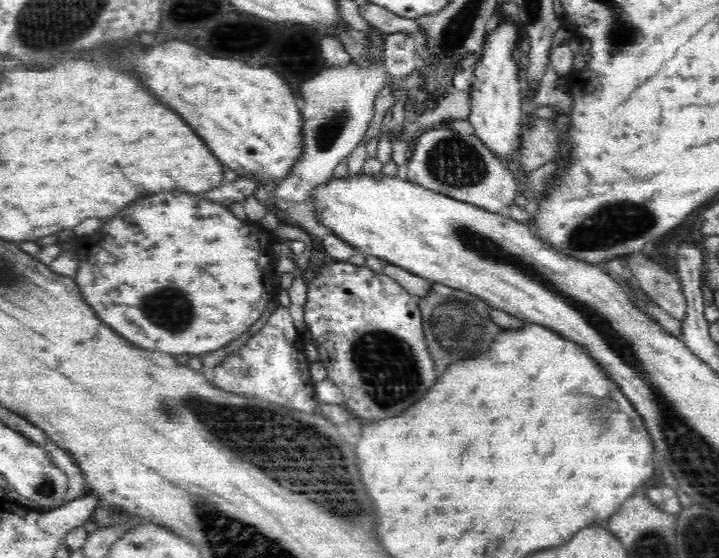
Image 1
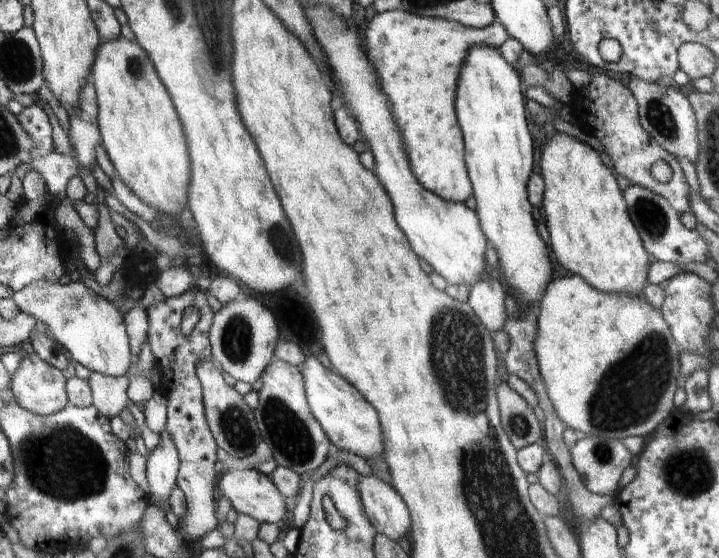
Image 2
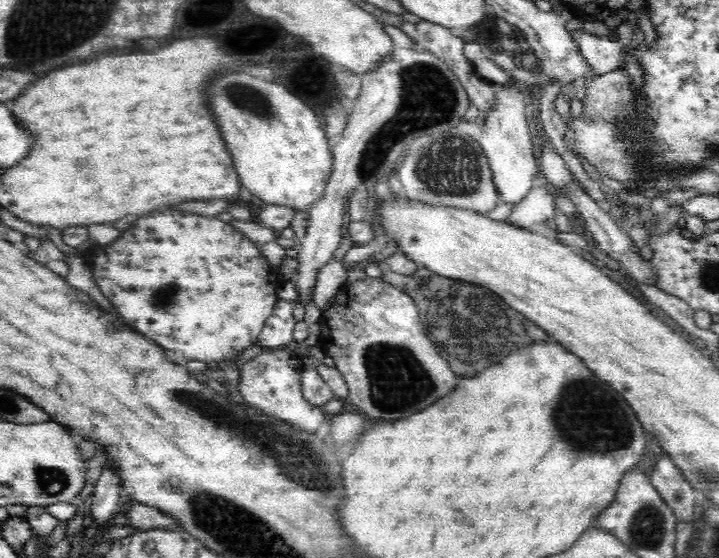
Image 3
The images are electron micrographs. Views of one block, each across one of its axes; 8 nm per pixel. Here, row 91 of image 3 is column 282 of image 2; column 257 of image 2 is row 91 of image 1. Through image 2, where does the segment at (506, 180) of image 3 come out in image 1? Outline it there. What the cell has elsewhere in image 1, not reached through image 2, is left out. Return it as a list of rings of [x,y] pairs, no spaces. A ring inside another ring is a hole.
[[[502,20],[502,24],[494,32],[486,37],[486,46],[483,46],[482,60],[477,62],[474,68],[474,84],[471,86],[470,114],[468,122],[471,122],[475,135],[486,145],[496,157],[509,162],[517,159],[519,140],[521,136],[522,103],[520,89],[520,74],[518,65],[512,60],[512,50],[518,47],[522,32],[520,26],[508,24]]]

